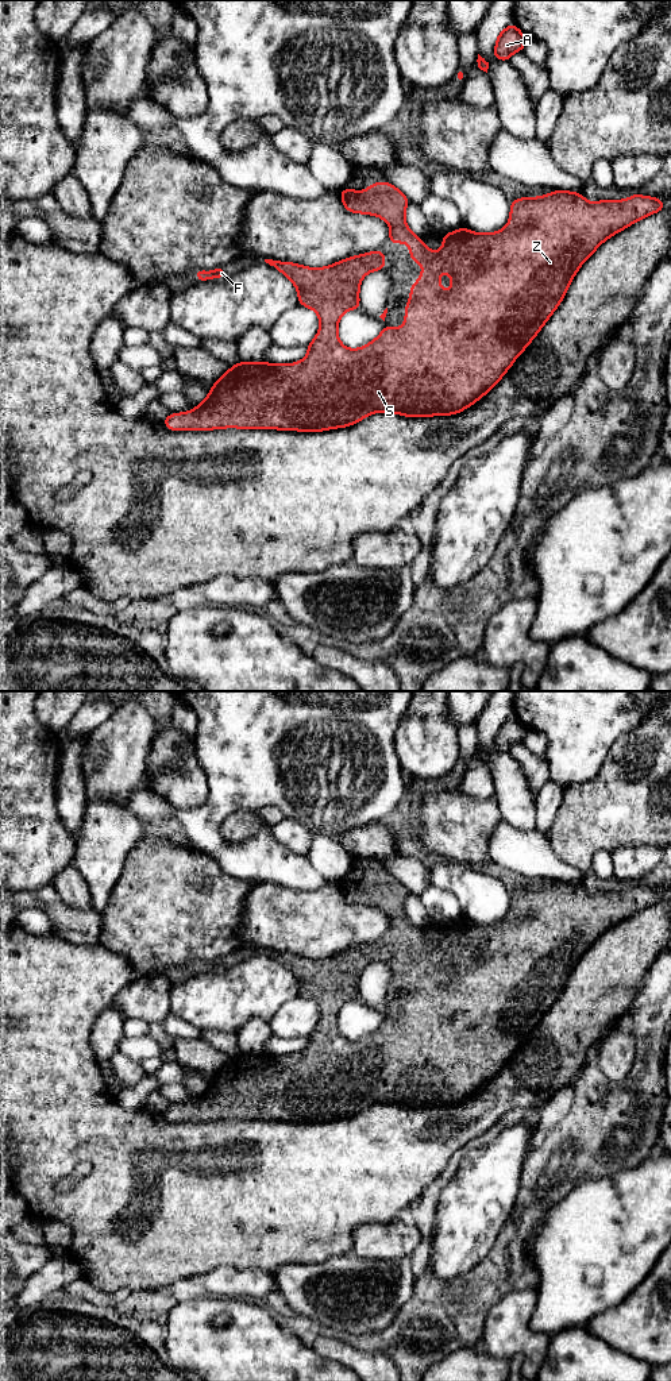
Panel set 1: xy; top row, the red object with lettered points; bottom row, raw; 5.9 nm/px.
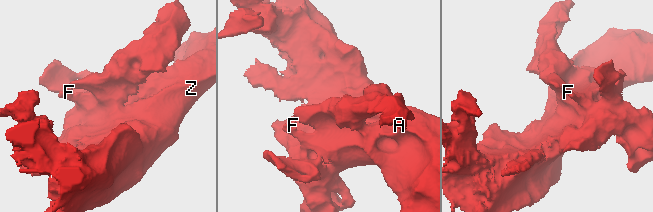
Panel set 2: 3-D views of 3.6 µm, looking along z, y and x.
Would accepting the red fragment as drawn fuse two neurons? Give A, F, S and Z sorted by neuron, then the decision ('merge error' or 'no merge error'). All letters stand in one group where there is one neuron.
A F S Z | no merge error

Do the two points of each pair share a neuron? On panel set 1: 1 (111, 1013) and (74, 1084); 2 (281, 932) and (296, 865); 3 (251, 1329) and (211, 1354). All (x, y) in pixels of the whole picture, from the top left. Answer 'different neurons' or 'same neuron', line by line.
1: different neurons
2: different neurons
3: same neuron

